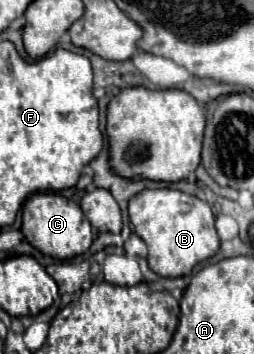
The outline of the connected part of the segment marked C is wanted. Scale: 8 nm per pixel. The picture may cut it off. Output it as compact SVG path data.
M34 194L26 200L22 210L22 232L26 240L38 248L42 254L52 258L74 258L84 254L92 244L92 228L88 218L84 218L80 206L60 194Z

